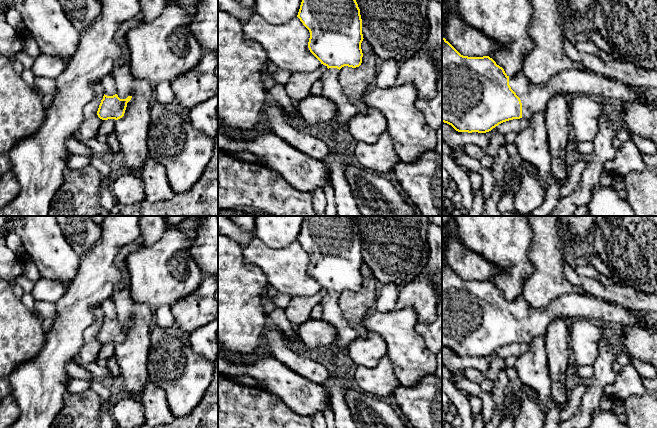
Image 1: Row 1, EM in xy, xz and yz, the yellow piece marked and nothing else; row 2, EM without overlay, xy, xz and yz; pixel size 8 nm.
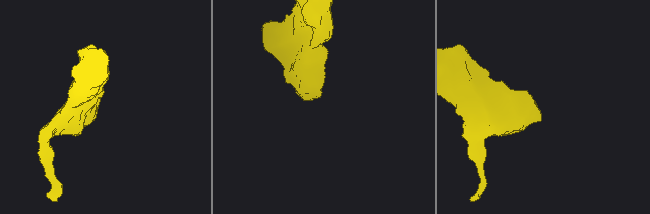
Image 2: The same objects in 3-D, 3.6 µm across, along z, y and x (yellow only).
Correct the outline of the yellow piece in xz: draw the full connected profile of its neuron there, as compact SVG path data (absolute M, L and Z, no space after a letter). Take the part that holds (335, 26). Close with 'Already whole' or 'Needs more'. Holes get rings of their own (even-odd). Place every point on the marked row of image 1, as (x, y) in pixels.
M302 0L297 17L309 30L310 38L308 48L310 52L325 65L328 70L323 74L322 95L332 101L336 106L336 115L332 124L338 127L338 139L334 141L337 146L331 148L325 162L330 171L331 183L334 189L337 216L367 216L358 206L349 184L346 180L346 168L352 162L351 157L340 138L347 131L348 122L358 113L345 95L339 80L339 70L344 67L359 67L362 63L361 43L363 41L362 19L356 0Z. Needs more

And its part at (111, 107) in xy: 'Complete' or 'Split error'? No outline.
Split error

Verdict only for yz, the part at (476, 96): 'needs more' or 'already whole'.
needs more

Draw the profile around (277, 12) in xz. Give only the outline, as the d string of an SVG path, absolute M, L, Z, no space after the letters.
M255 0L255 13L273 25L283 25L297 17L302 0Z

